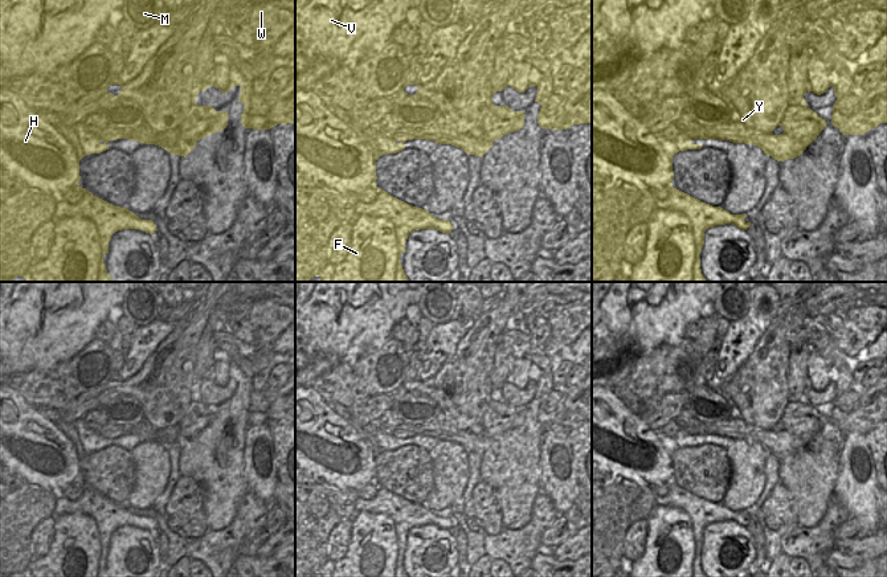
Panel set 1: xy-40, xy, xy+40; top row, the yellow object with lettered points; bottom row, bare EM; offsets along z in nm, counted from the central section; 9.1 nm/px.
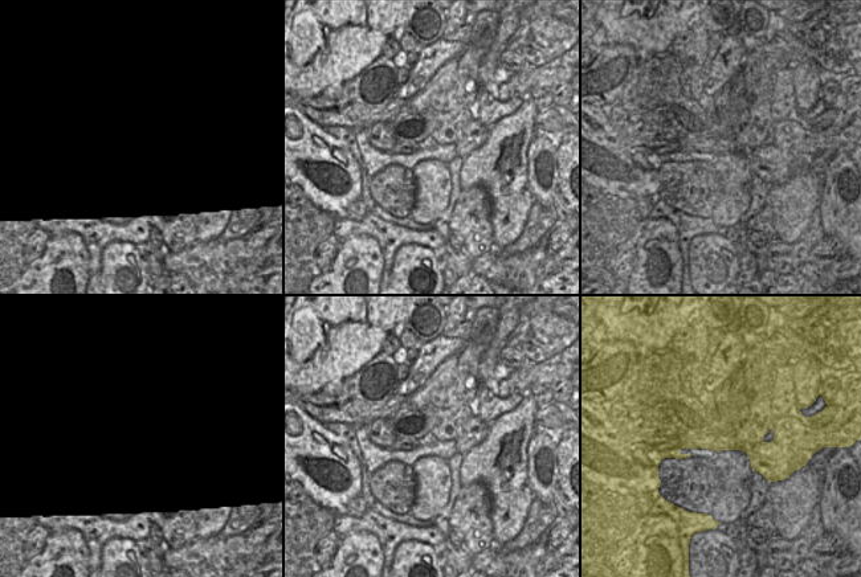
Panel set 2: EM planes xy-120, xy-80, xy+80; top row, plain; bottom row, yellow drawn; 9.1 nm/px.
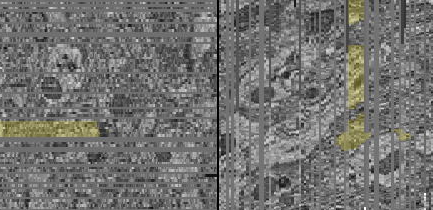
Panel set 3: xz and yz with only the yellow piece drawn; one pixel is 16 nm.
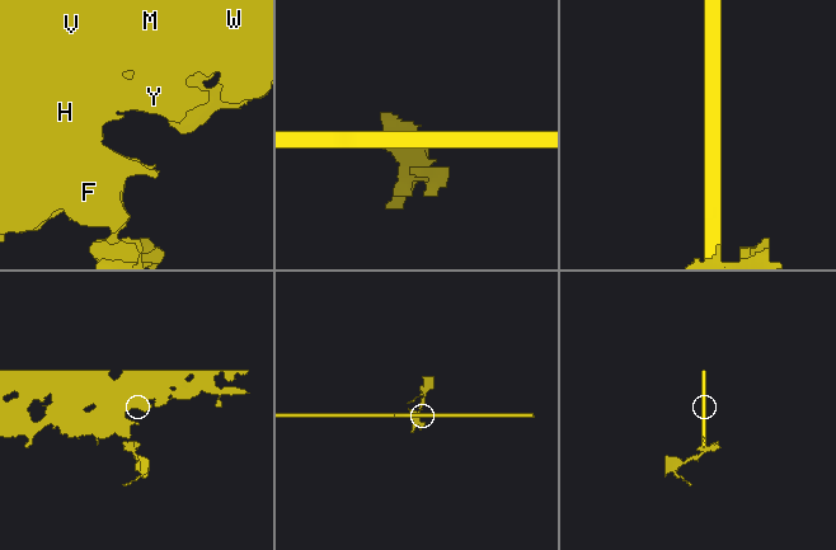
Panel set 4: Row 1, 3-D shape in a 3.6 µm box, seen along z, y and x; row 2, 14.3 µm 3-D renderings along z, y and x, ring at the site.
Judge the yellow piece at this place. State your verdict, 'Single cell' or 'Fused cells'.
Fused cells

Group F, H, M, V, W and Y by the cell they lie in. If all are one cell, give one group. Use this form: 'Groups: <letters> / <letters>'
Groups: F / H M V W Y

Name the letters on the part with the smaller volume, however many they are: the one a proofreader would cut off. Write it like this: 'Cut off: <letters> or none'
Cut off: F

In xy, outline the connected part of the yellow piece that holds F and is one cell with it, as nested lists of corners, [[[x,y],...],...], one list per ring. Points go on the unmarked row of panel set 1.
[[[361,511],[352,523],[350,551],[335,562],[334,577],[397,577],[397,564],[395,520]]]

